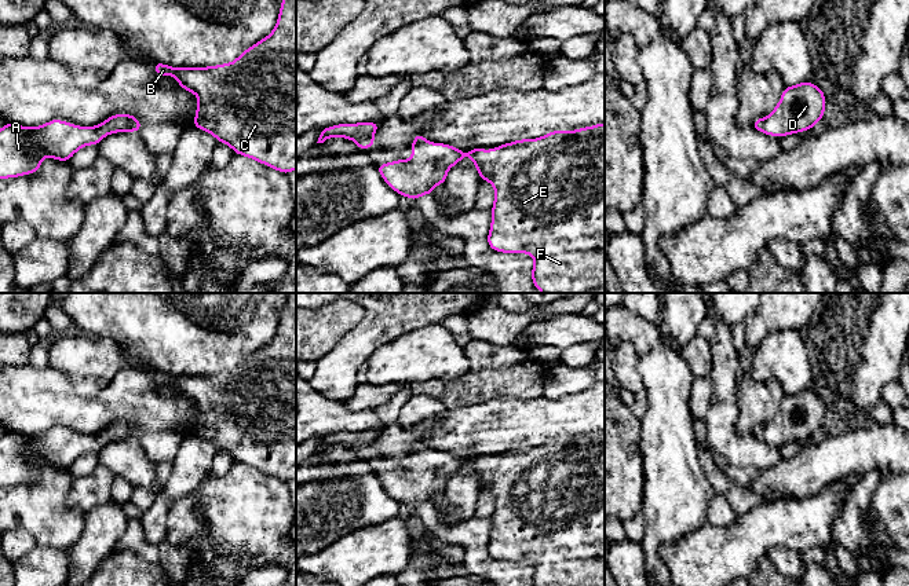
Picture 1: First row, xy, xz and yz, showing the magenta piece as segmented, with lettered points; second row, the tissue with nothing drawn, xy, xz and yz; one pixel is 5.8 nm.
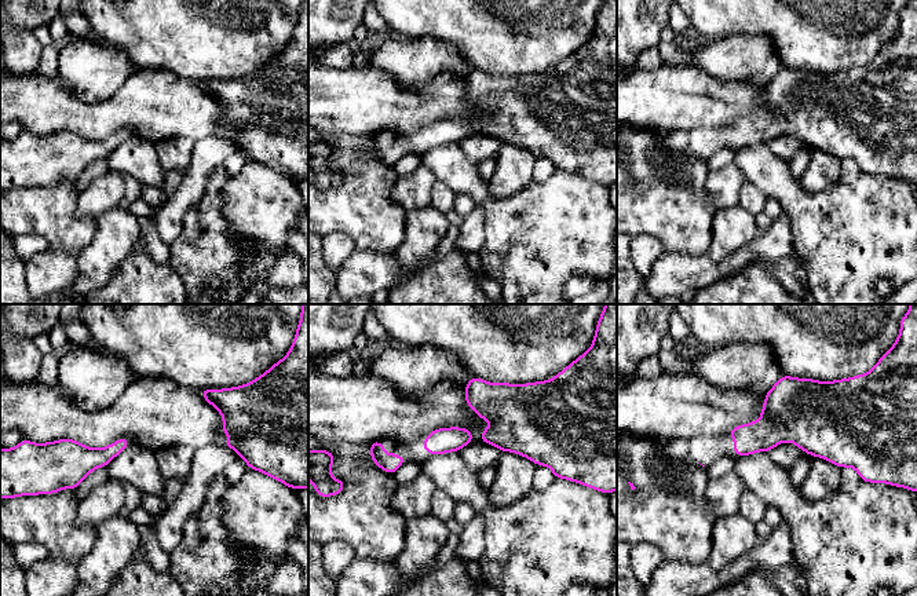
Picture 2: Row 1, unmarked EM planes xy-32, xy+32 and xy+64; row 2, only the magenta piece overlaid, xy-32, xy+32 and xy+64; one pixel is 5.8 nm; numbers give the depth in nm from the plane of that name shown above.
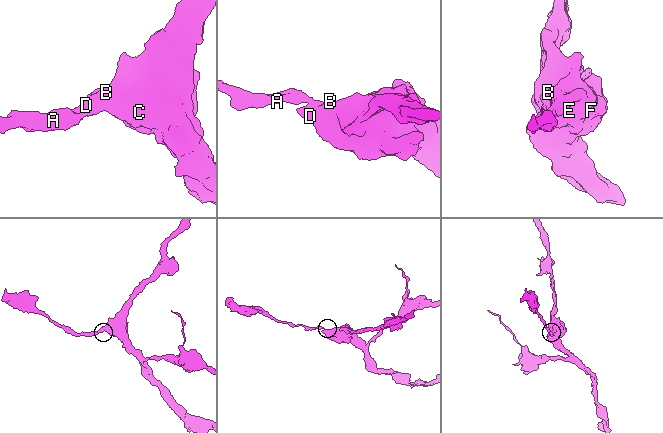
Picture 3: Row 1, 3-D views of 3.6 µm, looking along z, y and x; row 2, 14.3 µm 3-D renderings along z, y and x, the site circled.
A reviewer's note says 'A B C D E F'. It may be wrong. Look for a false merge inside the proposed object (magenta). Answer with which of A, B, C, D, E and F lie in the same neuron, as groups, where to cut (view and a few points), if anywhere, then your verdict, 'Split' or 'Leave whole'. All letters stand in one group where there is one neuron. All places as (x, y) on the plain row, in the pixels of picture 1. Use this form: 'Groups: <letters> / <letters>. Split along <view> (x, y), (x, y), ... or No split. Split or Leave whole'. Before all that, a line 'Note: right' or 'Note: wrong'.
Note: right
Groups: A B C D E F. No split. Leave whole

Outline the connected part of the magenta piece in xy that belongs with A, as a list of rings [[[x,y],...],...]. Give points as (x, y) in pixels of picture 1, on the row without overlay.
[[[113,422],[96,435],[77,435],[61,428],[28,436],[14,431],[0,437],[0,487],[36,481],[47,462],[69,469],[87,453],[98,454],[109,442],[138,440],[142,431],[131,422]]]

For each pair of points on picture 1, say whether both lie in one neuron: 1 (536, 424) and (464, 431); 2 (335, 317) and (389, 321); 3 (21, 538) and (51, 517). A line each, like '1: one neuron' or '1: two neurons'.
1: one neuron
2: two neurons
3: two neurons

